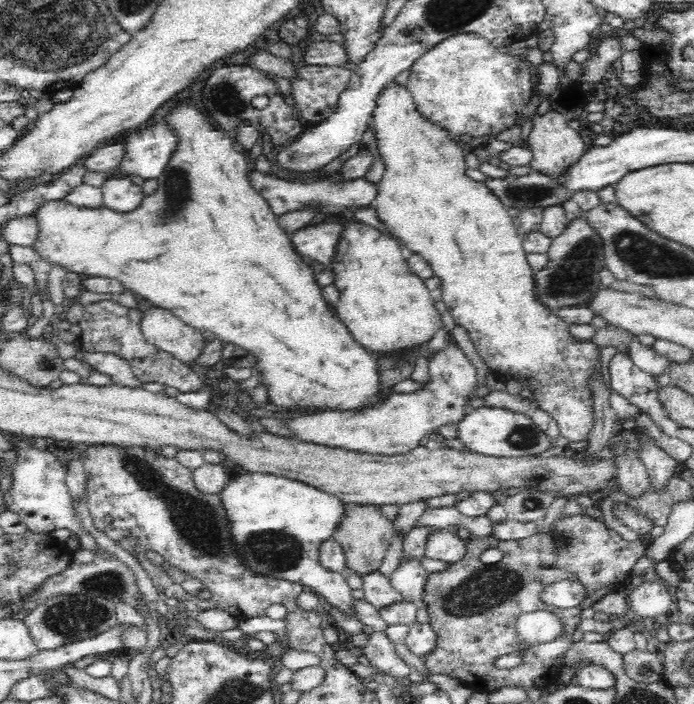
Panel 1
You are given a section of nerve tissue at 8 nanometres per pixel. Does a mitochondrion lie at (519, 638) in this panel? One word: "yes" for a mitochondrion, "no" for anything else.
no

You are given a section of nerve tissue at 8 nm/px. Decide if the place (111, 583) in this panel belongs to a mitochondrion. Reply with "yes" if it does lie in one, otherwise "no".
yes

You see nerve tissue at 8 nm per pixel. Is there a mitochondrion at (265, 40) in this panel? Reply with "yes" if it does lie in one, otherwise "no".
no

